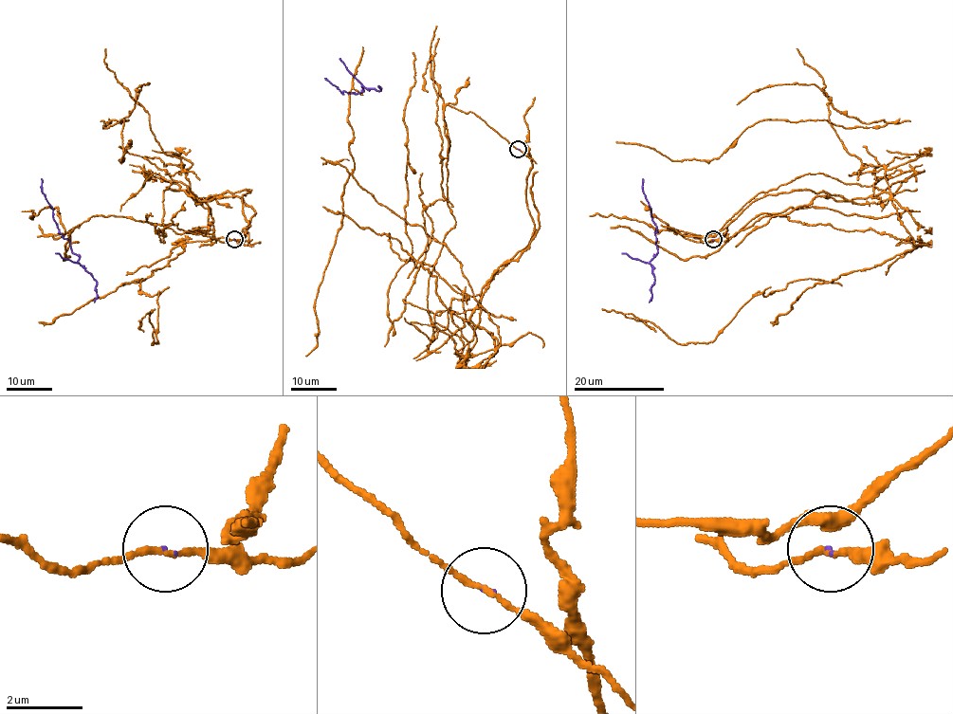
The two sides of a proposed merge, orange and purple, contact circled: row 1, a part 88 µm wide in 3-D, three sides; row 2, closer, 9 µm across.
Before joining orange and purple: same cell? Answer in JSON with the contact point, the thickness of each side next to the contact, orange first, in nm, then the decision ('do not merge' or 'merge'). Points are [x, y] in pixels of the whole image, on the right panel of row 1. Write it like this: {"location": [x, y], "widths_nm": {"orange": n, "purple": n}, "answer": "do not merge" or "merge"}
{"location": [713, 239], "widths_nm": {"orange": 140, "purple": 50}, "answer": "do not merge"}

